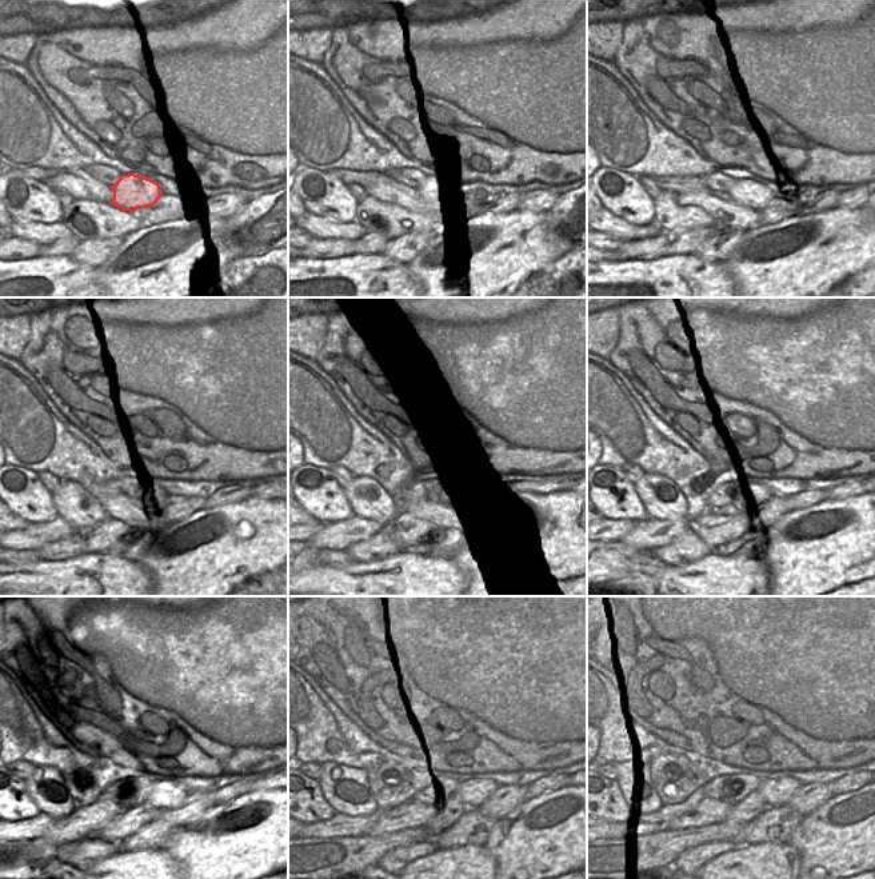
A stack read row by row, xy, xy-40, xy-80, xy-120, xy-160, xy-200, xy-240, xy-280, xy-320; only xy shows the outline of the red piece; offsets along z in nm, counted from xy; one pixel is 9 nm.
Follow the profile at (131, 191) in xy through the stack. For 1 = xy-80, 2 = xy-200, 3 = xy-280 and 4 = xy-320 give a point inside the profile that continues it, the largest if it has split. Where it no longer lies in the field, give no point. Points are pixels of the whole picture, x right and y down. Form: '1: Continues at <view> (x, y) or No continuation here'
1: Continues at xy-80 (754, 195)
2: Continues at xy-200 (762, 490)
3: Continues at xy-280 (472, 792)
4: Continues at xy-320 (778, 791).

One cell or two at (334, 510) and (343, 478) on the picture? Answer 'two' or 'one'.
two

